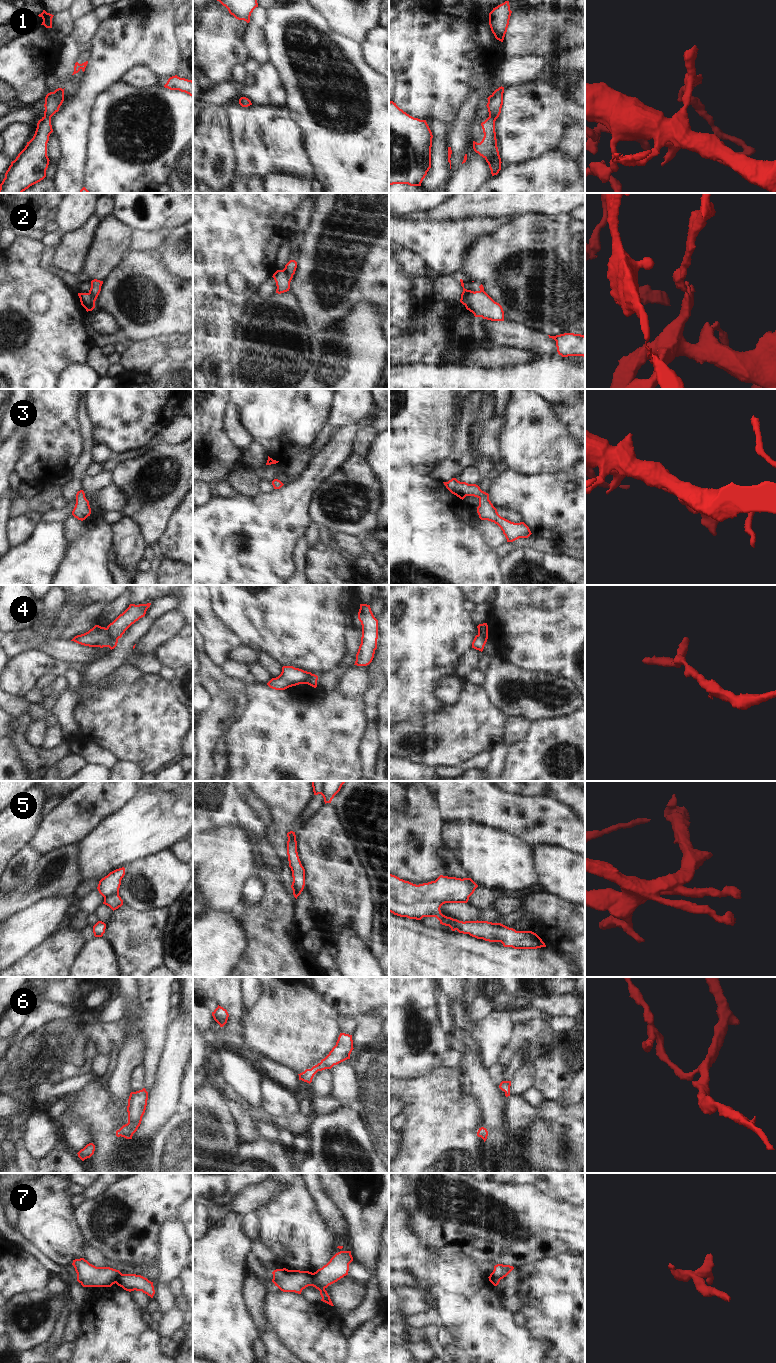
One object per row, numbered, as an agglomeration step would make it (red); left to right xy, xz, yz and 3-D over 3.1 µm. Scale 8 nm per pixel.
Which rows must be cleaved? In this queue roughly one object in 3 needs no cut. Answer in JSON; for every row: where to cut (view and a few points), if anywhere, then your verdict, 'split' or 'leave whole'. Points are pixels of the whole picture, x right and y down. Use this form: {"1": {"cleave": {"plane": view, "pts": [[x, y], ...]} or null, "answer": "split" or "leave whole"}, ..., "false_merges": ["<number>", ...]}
{"1": {"cleave": null, "answer": "leave whole"}, "2": {"cleave": {"plane": "yz", "pts": [[474, 292], [467, 296], [463, 304]]}, "answer": "split"}, "3": {"cleave": null, "answer": "leave whole"}, "4": {"cleave": {"plane": "xy", "pts": [[106, 628], [107, 632], [117, 640]]}, "answer": "split"}, "5": {"cleave": null, "answer": "leave whole"}, "6": {"cleave": null, "answer": "leave whole"}, "7": {"cleave": {"plane": "xz", "pts": [[312, 1273], [313, 1280], [324, 1288]]}, "answer": "split"}, "false_merges": ["2", "4", "7"]}

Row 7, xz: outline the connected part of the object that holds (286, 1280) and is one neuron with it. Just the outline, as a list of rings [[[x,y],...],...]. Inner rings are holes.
[[[283,1268],[274,1270],[272,1274],[272,1282],[281,1291],[301,1294],[303,1289],[308,1286],[313,1286],[320,1291],[321,1301],[334,1306],[325,1288],[315,1283],[312,1272]]]

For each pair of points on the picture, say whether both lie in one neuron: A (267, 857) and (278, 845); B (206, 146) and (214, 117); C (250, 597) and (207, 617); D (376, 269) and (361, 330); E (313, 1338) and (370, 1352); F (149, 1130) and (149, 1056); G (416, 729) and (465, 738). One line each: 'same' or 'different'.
A: different
B: same
C: different
D: different
E: different
F: different
G: same

